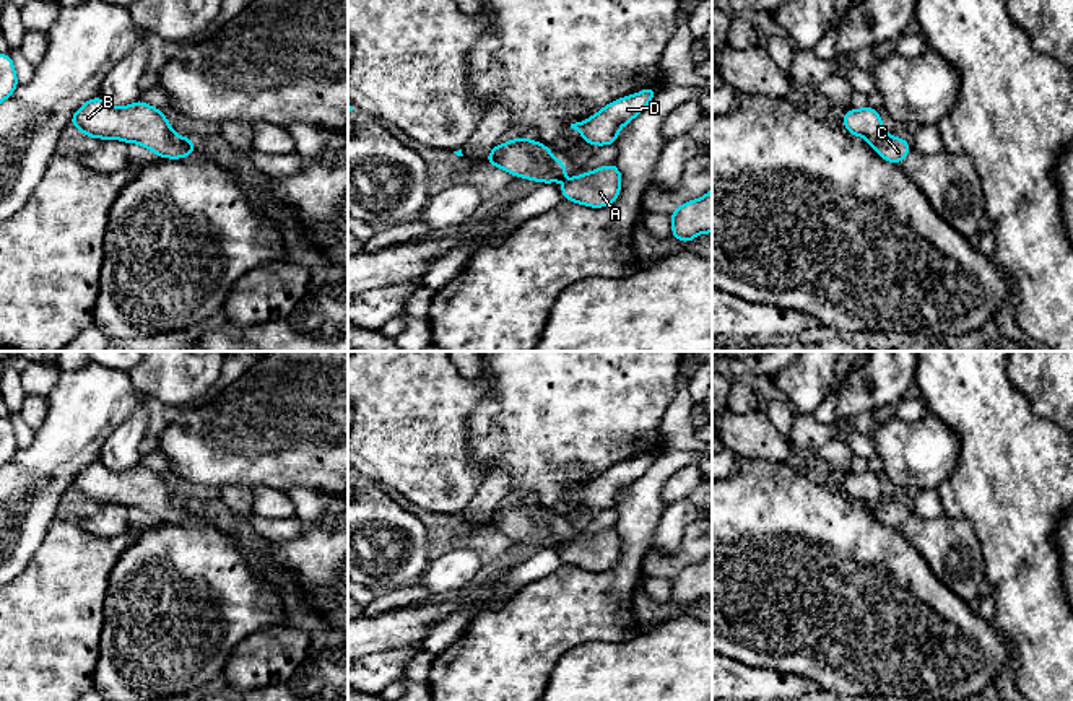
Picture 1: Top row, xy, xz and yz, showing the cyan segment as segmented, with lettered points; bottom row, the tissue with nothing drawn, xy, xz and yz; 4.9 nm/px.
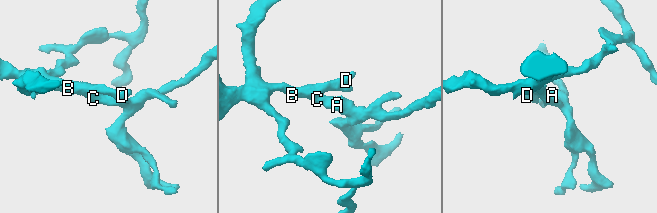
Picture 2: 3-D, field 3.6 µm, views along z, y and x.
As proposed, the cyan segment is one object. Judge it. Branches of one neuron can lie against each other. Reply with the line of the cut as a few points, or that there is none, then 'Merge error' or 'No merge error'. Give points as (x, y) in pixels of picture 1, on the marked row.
No split. No merge error

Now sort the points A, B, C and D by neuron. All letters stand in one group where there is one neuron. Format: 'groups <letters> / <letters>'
groups A B C D

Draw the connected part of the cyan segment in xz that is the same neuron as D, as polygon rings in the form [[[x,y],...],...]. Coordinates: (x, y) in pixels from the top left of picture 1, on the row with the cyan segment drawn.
[[[650,86],[636,94],[613,101],[587,120],[571,124],[571,128],[579,130],[587,145],[615,145],[618,130],[639,115],[657,91],[655,86]]]

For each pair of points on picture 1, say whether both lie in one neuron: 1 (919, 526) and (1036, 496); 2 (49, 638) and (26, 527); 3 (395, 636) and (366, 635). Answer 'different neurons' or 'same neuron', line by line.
1: different neurons
2: different neurons
3: same neuron

